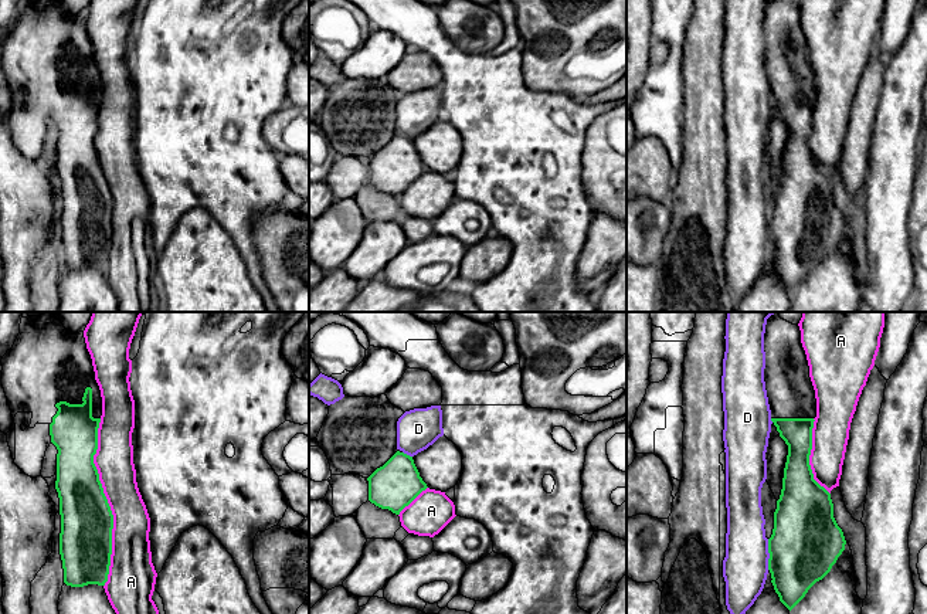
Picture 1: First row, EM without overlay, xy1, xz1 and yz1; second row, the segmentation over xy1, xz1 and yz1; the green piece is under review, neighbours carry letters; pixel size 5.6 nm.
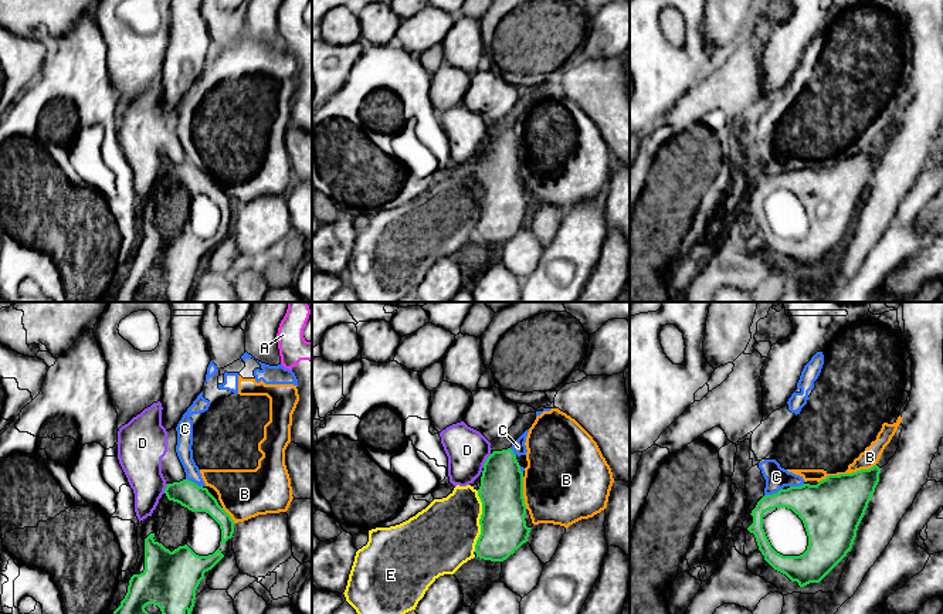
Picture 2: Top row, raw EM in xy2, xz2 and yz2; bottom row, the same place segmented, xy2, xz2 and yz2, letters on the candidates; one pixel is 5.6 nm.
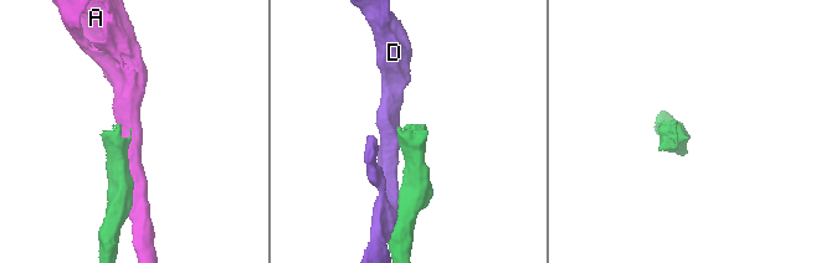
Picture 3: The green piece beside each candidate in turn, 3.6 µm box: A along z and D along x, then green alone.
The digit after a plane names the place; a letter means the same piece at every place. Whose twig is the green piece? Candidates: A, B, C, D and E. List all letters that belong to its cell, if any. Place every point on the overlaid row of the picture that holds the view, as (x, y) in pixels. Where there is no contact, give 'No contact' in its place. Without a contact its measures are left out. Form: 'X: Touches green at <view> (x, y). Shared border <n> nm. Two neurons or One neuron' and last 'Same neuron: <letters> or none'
A: Touches green at xy1 (107, 502). Shared border 950 nm. Two neurons
B: Touches green at yz2 (847, 474). Shared border 340 nm. Two neurons
C: Touches green at yz2 (773, 494). Shared border 120 nm. Two neurons
D: Touches green at yz1 (770, 555). Shared border 180 nm. Two neurons
E: Touches green at xz2 (480, 521). Shared border 340 nm. Two neurons
Same neuron: none

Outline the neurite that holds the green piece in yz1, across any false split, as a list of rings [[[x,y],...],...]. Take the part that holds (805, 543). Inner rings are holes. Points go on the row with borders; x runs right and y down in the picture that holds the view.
[[[771,315],[764,352],[771,421],[788,445],[768,570],[780,601],[791,611],[831,571],[846,540],[833,518],[831,493],[814,479],[809,465],[816,398],[799,326]]]

